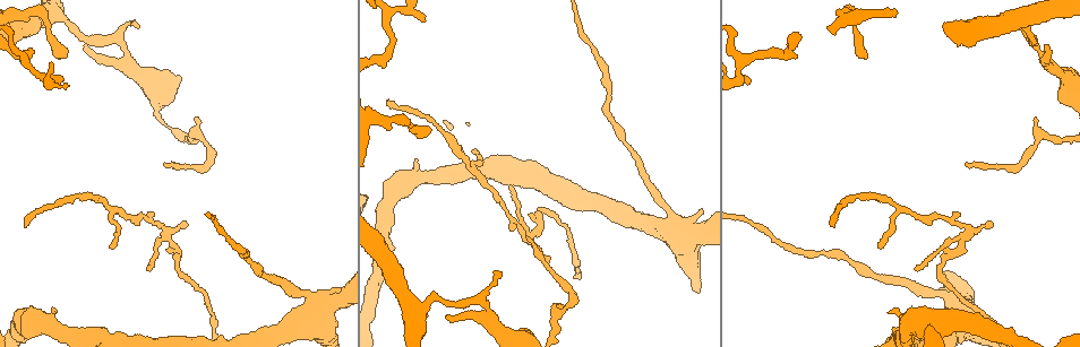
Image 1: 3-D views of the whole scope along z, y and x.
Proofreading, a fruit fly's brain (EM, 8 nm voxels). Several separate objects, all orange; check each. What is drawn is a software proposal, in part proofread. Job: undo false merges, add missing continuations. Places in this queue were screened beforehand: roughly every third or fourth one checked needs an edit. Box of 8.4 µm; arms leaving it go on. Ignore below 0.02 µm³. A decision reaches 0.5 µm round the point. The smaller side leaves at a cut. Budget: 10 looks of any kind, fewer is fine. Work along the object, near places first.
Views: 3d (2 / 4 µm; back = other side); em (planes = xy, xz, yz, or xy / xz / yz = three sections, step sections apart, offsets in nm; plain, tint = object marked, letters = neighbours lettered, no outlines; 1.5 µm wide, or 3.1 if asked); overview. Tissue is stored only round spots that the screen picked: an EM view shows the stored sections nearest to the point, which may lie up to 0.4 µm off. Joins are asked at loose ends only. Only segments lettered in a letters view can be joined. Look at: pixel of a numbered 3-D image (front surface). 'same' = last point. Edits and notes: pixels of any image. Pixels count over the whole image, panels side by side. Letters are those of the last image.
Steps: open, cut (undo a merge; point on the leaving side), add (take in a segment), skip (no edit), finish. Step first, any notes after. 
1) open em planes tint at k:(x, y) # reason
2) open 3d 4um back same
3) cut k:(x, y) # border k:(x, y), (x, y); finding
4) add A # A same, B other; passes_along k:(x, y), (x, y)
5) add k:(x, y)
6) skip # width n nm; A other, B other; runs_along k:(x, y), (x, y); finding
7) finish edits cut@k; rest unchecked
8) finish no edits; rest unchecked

open 3d 2um at 1:(993, 225) # thin end

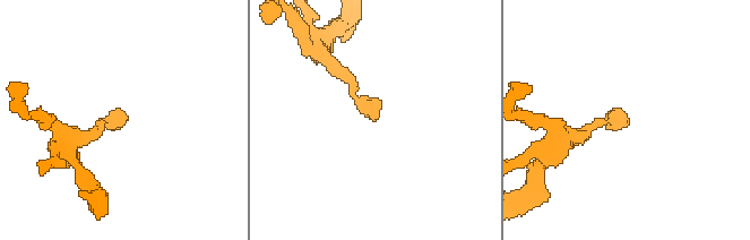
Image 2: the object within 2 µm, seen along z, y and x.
open em planes letters at 2:(373, 120) # shape alone is not enough

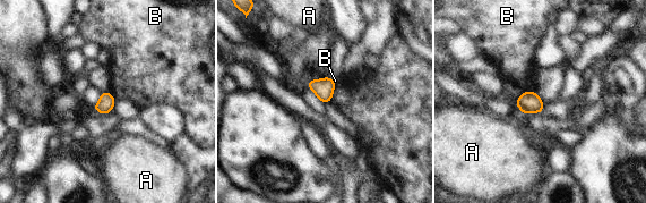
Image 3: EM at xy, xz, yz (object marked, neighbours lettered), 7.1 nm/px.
skip # A other, B other; border 3:(524, 91), (534, 92); none of them fits

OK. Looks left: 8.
open 3d 4um at 1:(388, 100) # an open end

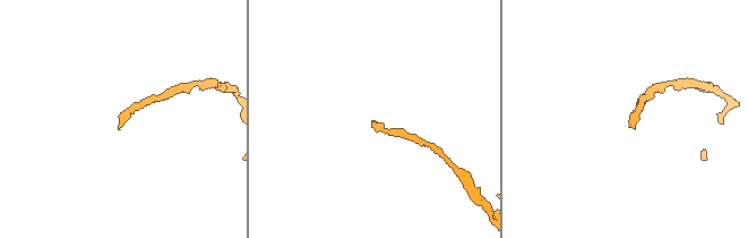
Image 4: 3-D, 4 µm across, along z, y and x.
open em xy step 4 tint at 4:(371, 123)

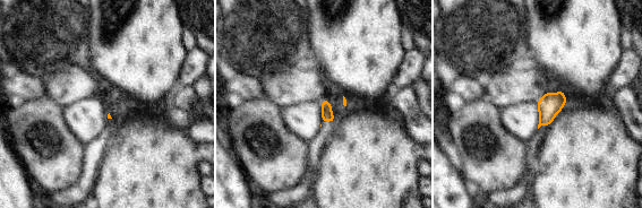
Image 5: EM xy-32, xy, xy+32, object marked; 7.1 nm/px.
open em planes letters same # cut it another way

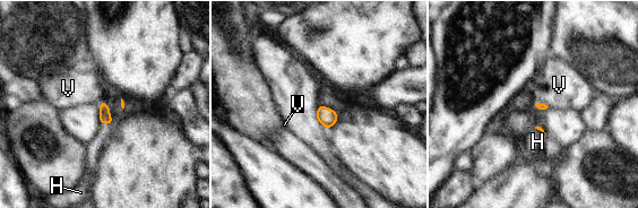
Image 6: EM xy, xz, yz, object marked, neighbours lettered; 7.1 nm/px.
add H # H same, V other; passes_along 6:(104, 118), (105, 122), (93, 148); the cell continues

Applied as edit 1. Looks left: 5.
open em xz step 8 letters at 1:(430, 129)

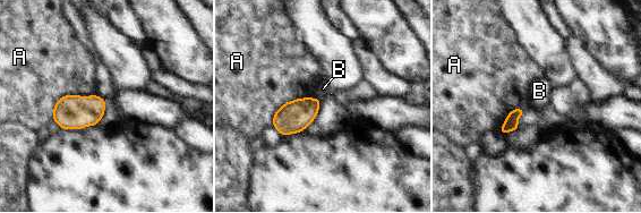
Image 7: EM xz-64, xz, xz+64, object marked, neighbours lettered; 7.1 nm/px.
open em planes letters same # cut it another way

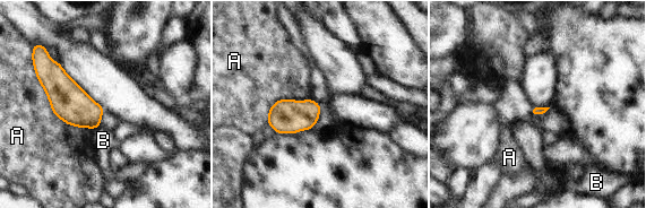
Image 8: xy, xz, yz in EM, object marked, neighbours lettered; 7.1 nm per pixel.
skip # A other, B other; border 8:(34, 70), (54, 114), (94, 129); none of them fits

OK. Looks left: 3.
open em xy step 4 letters at 1:(747, 83) # tapers out

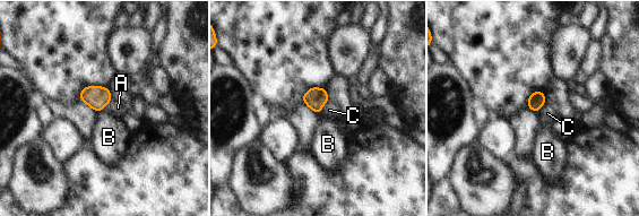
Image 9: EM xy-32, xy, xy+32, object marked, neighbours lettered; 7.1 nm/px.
skip # longest_contact C 110 nm; A other, B other, C other; border 9:(328, 101), (320, 112); no lettered segment goes on from it

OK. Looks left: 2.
finish edits add@6; rest unchecked

